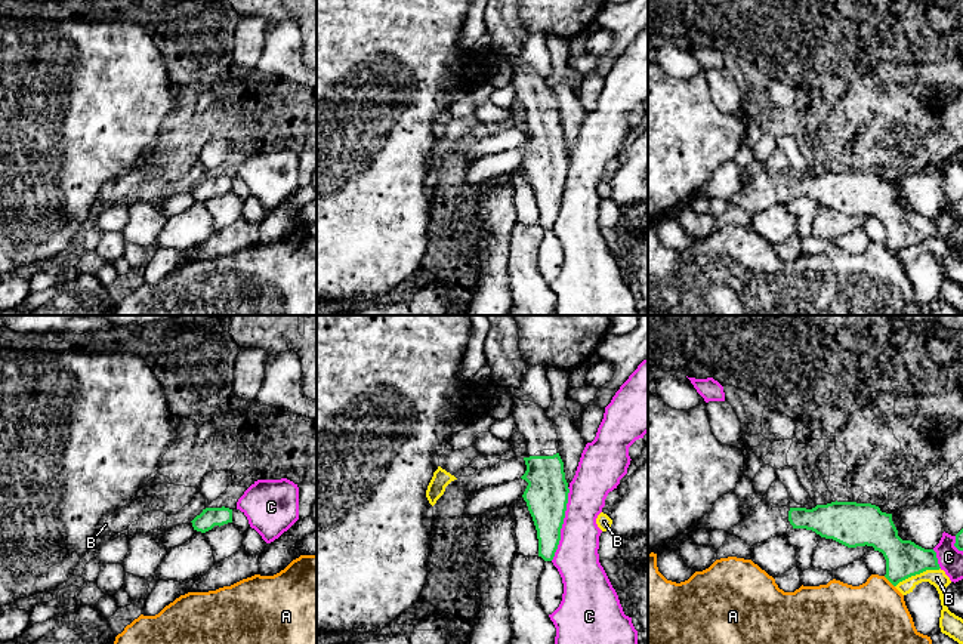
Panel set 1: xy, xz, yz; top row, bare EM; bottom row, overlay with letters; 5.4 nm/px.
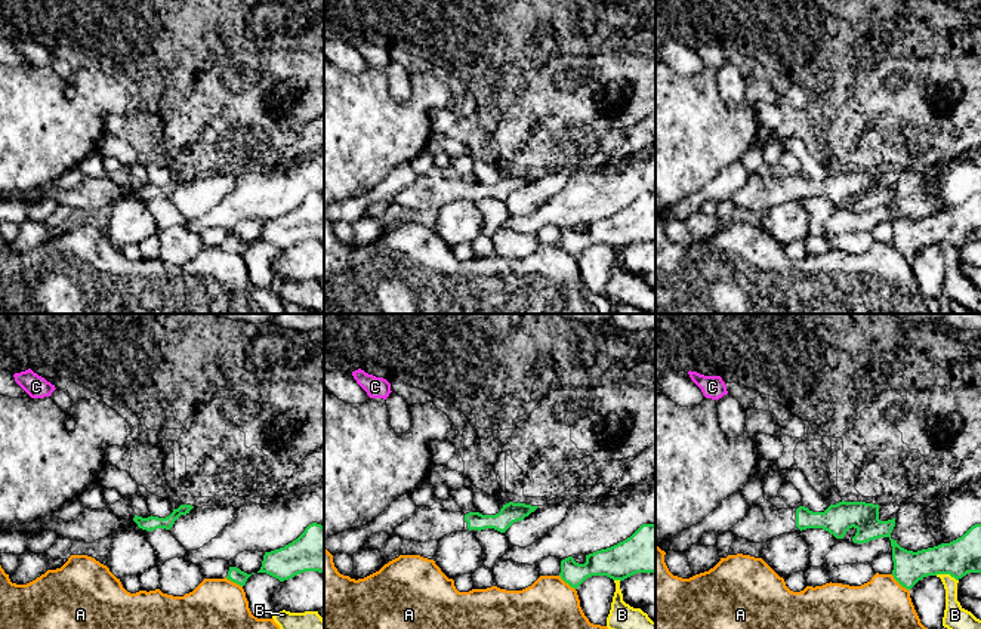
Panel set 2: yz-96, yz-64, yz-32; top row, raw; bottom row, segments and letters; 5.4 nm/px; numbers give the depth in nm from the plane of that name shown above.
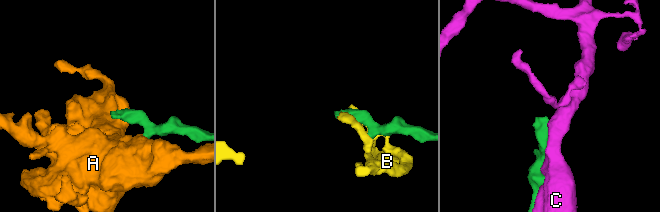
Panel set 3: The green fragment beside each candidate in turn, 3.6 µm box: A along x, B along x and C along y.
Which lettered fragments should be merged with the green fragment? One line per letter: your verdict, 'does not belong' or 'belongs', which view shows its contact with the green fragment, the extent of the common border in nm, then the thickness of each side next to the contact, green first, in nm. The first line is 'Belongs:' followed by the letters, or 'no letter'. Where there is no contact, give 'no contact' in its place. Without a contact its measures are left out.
Belongs: no letter
A: does not belong | yz | 90 nm | 200/340 nm
B: does not belong | yz | 260 nm | 200/90 nm
C: does not belong | xz | 420 nm | 240/240 nm

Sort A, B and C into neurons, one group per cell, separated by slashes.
A / B / C

